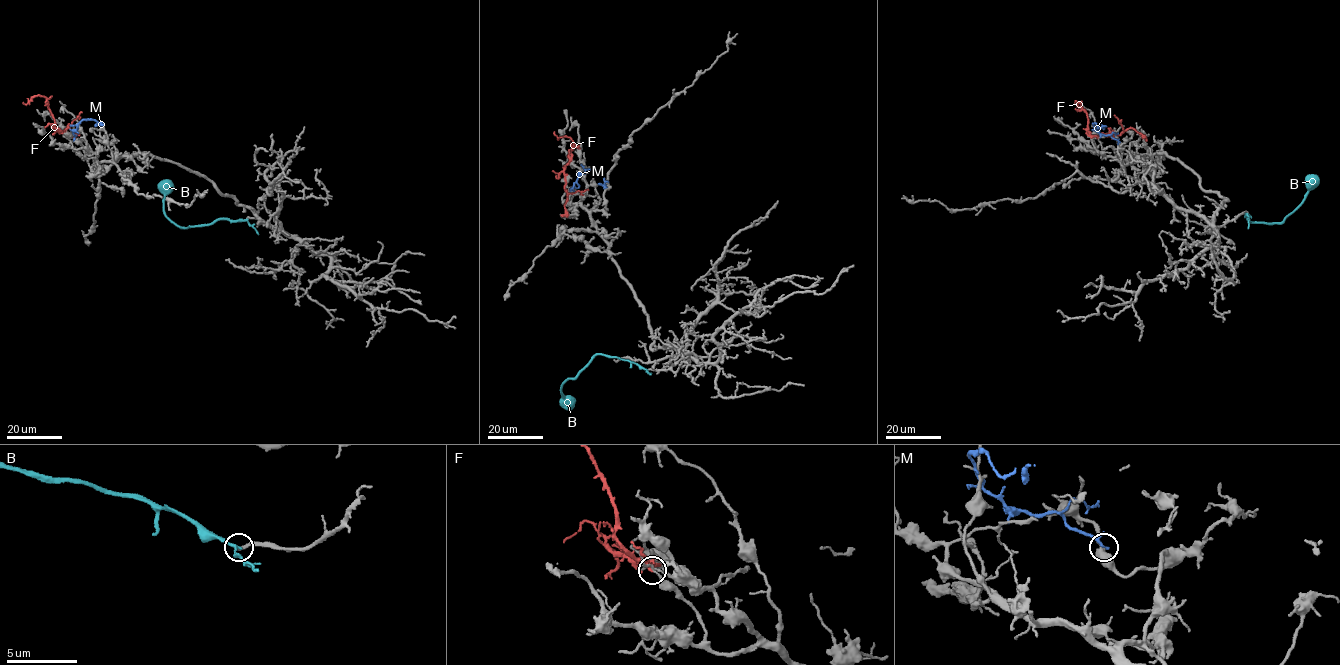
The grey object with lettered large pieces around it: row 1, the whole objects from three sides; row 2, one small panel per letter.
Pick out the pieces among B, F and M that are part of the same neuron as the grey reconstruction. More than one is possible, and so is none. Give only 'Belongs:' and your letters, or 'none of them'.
Belongs: B

